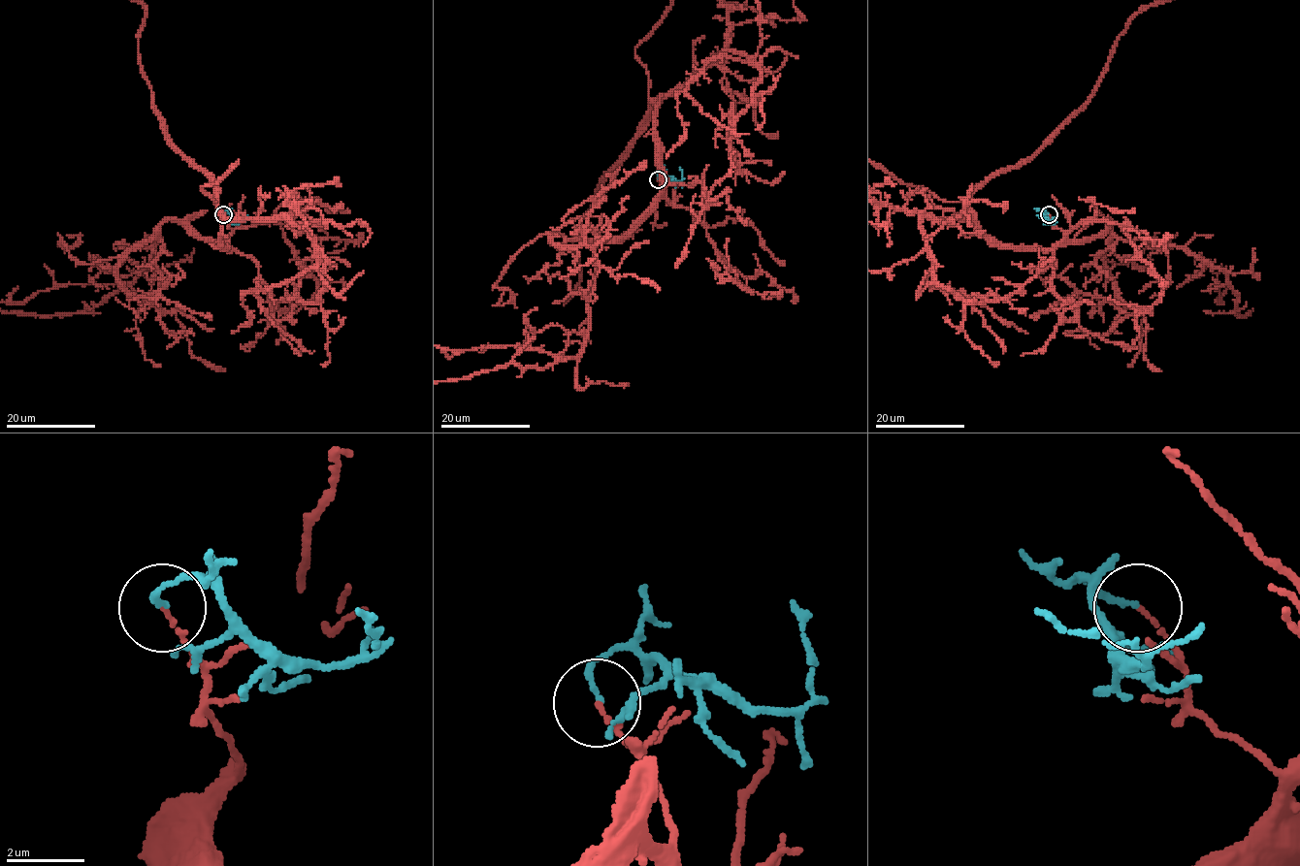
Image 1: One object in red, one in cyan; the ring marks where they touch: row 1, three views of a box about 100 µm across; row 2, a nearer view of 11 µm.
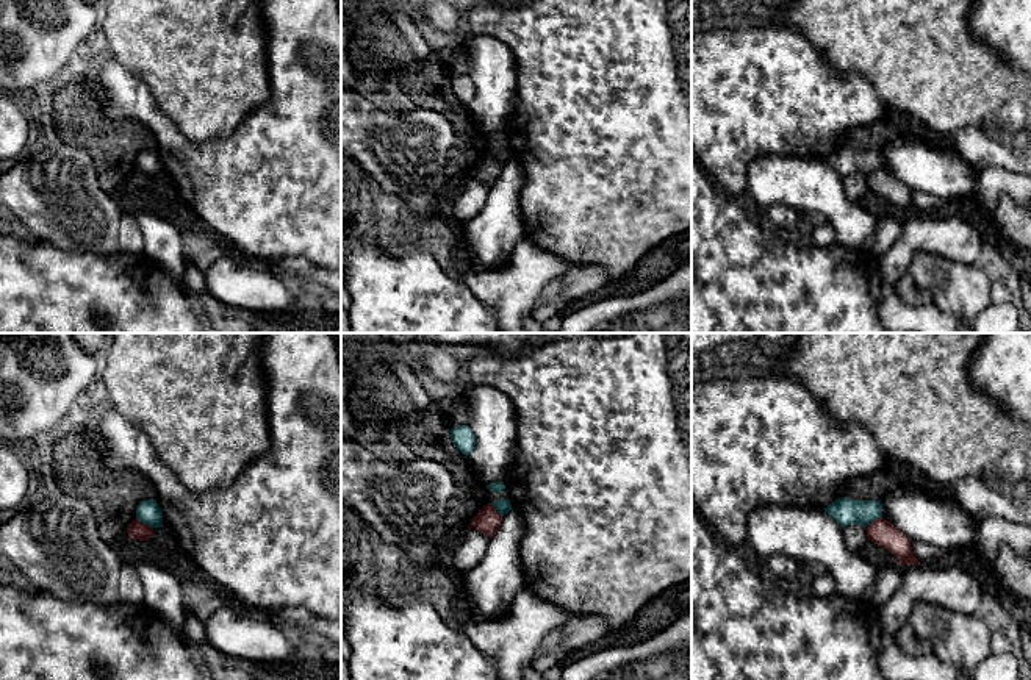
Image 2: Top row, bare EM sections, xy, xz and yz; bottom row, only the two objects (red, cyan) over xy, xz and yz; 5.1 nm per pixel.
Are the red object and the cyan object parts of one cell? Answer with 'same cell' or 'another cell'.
another cell

